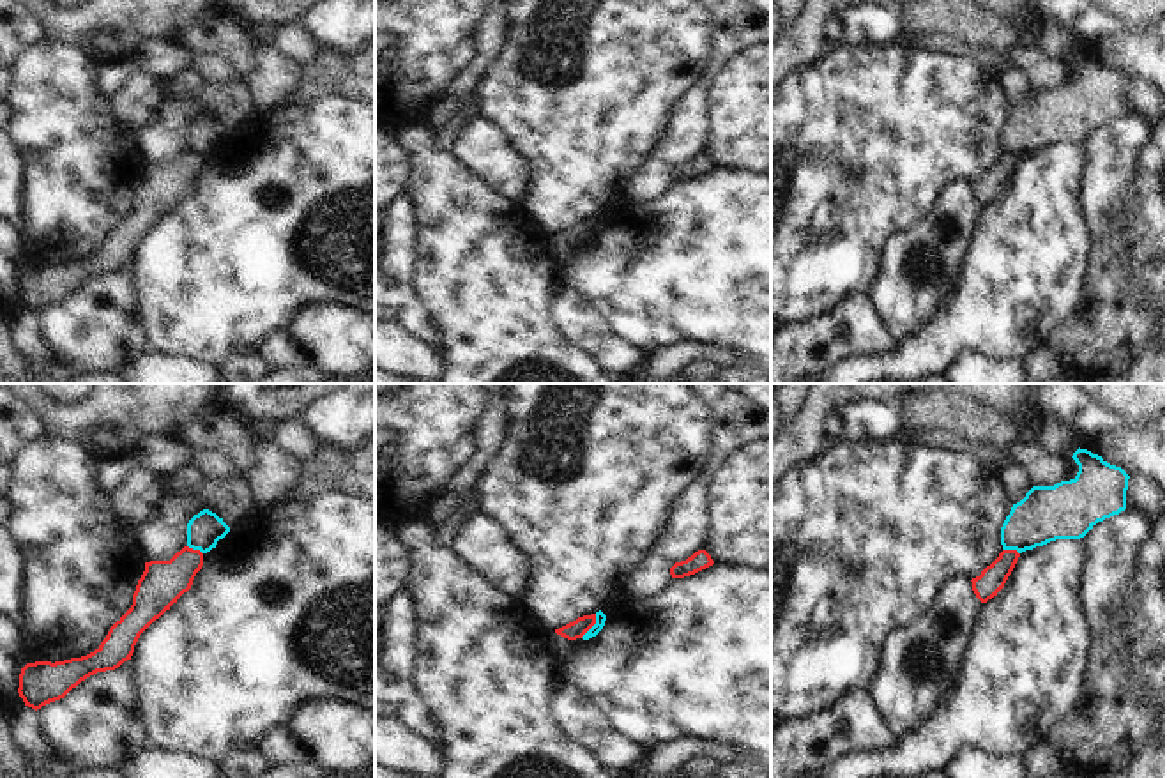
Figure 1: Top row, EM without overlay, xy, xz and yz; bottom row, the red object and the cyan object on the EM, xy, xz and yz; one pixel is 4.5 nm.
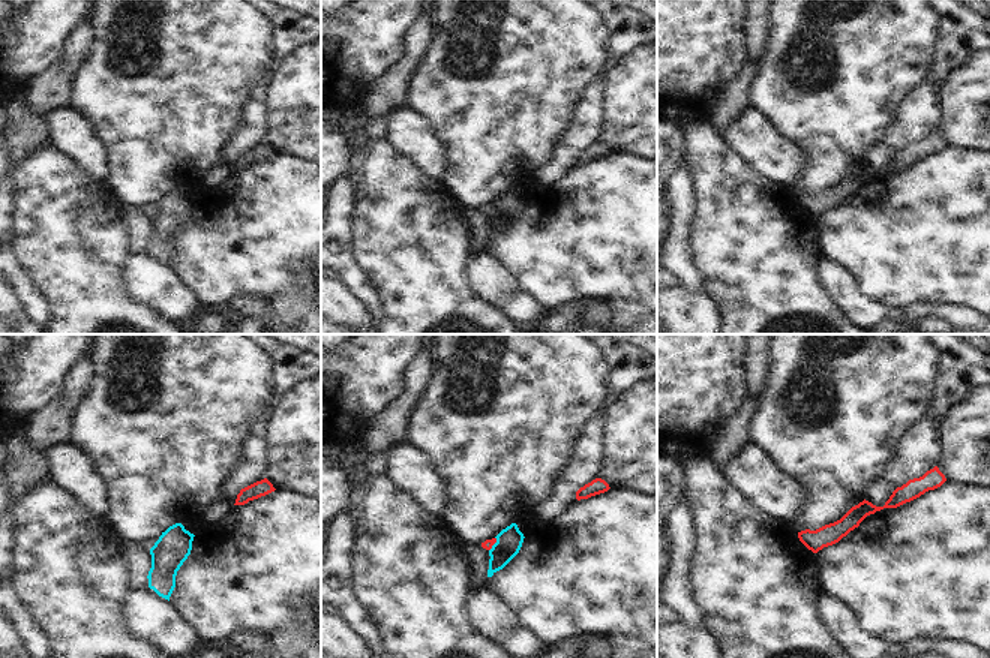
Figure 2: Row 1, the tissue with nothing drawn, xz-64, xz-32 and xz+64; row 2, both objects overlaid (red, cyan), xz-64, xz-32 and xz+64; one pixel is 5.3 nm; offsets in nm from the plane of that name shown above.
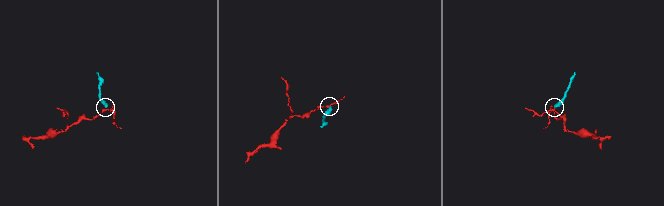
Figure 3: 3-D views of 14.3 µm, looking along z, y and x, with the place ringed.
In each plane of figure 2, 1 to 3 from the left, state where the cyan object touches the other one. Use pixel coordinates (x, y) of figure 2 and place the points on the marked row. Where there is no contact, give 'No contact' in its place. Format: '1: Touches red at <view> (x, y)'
1: No contact
2: Touches red at xz-32 (492, 544)
3: No contact.

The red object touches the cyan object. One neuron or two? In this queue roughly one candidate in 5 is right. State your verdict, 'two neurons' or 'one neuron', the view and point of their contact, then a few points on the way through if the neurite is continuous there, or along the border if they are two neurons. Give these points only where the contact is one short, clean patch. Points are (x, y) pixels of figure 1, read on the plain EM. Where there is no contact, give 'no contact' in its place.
two neurons; contact xz (591, 230); border xz (596, 218), (596, 225), (580, 241)

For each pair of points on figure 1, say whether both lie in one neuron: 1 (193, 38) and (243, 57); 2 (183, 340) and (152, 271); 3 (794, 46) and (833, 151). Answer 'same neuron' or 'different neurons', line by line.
1: same neuron
2: same neuron
3: different neurons

